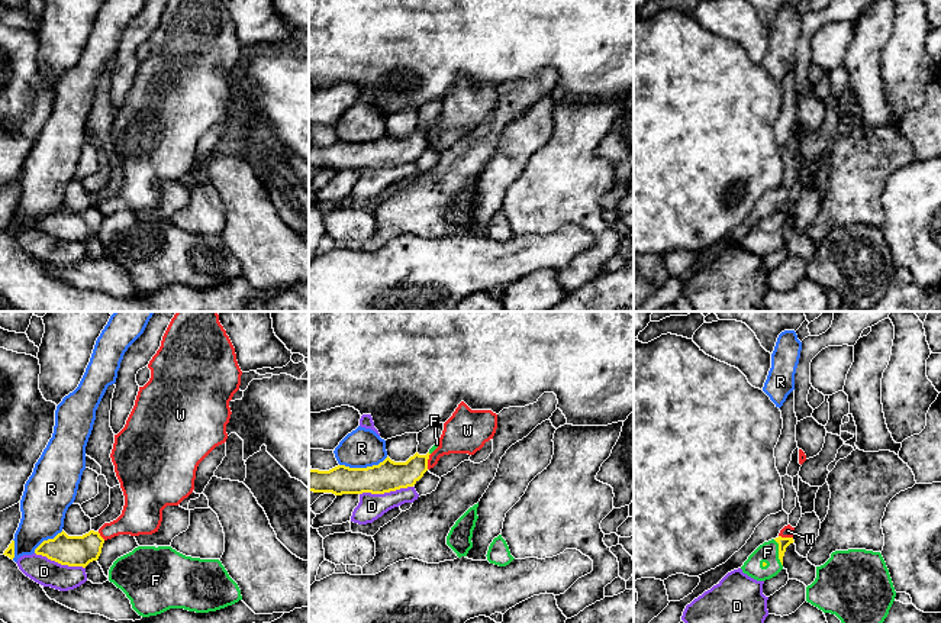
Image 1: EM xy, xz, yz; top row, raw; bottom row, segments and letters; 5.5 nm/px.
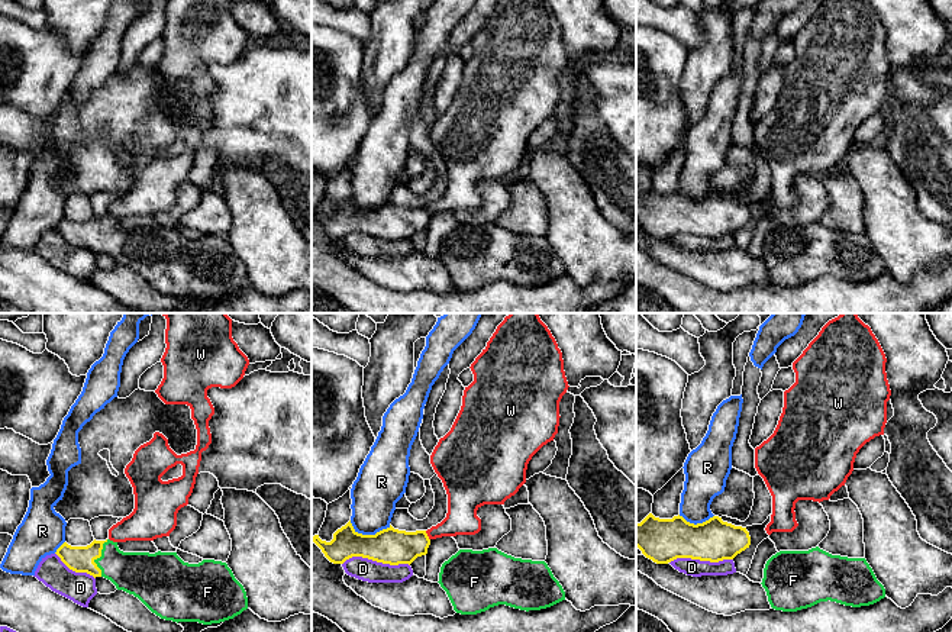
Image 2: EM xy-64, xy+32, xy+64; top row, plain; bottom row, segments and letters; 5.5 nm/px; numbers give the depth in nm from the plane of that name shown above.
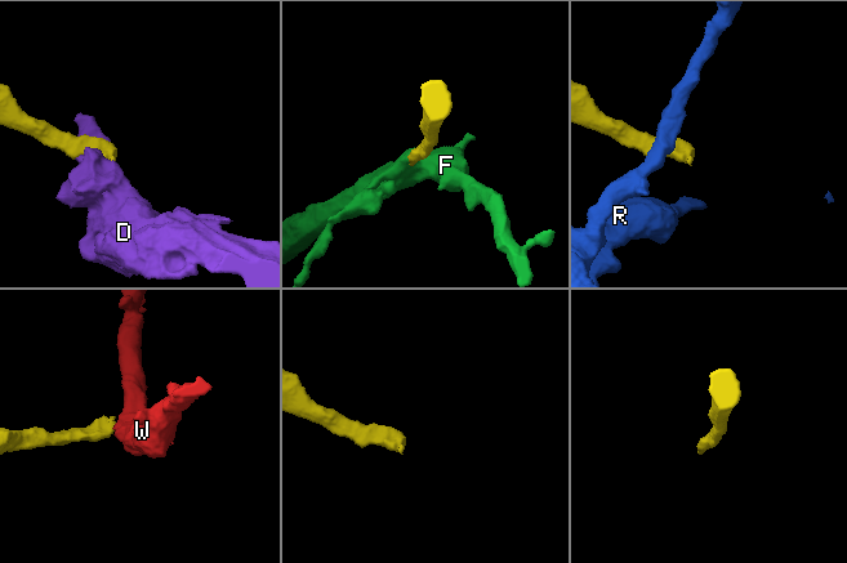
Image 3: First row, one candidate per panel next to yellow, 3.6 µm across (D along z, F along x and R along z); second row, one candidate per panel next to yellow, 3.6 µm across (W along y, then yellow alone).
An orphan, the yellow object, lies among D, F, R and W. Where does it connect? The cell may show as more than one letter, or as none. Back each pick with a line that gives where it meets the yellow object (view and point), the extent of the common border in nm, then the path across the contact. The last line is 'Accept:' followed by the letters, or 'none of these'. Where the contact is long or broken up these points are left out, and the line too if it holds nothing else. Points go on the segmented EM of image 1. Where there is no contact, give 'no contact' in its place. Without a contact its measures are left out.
F: meets yellow in yz at (779, 552); contact 160 nm long; runs through yz (783, 542), (779, 552), (767, 552)
Accept: F

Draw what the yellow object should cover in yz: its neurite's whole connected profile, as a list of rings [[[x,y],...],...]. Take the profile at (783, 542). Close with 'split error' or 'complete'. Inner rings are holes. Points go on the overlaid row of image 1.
[[[776,538],[760,545],[741,566],[742,572],[757,581],[776,577],[783,569],[786,548],[793,543],[793,538]]]; split error

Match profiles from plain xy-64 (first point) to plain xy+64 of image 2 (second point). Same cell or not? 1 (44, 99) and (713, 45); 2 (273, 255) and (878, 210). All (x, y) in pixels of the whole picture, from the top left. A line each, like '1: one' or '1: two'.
1: two
2: one

